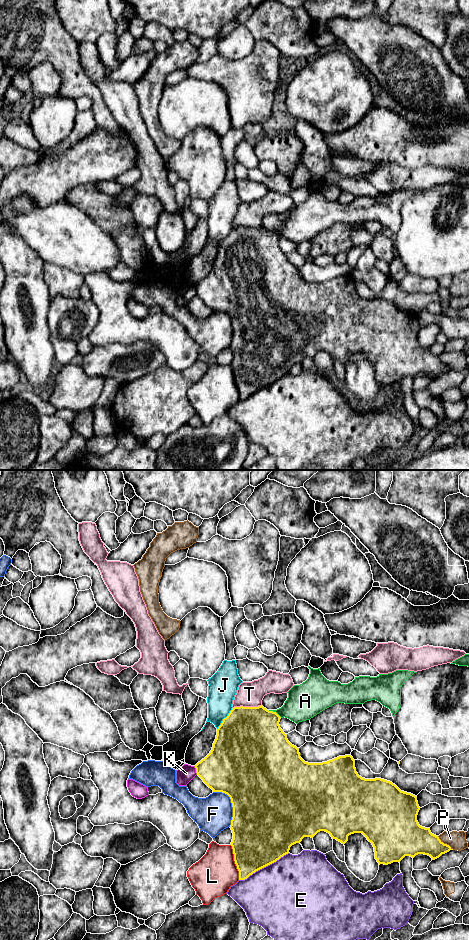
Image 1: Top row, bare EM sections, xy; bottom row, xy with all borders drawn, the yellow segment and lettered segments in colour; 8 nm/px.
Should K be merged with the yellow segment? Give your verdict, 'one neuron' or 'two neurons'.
two neurons

